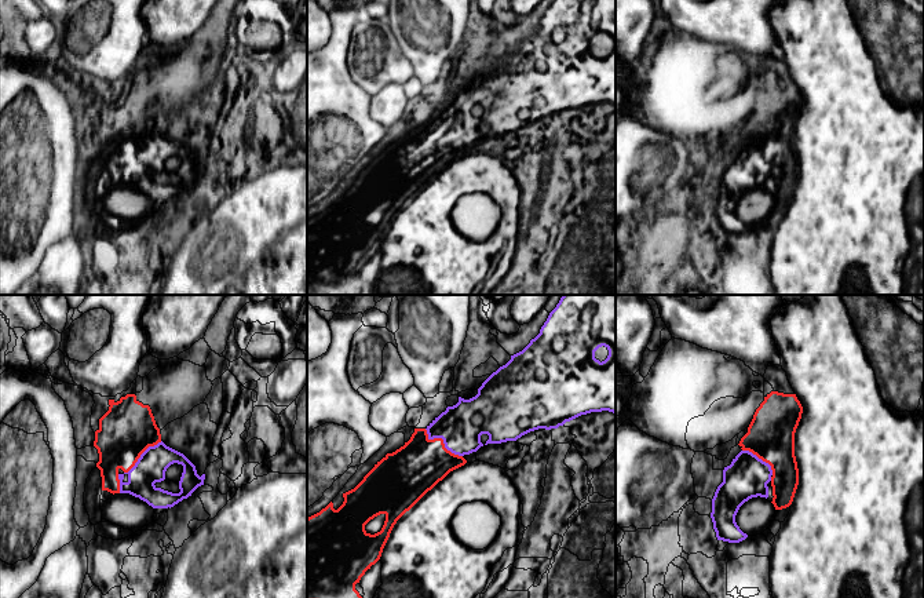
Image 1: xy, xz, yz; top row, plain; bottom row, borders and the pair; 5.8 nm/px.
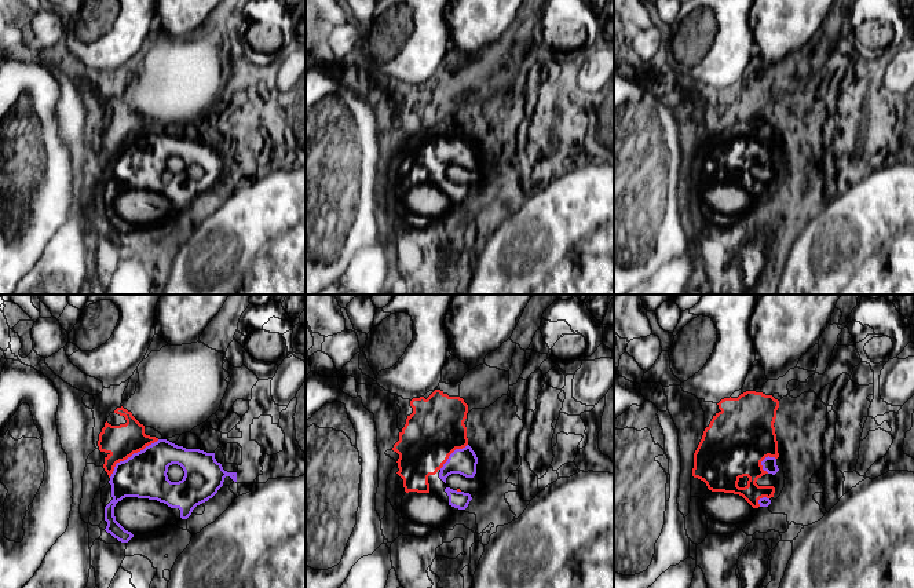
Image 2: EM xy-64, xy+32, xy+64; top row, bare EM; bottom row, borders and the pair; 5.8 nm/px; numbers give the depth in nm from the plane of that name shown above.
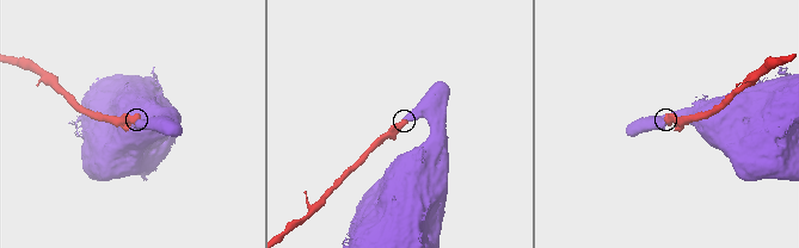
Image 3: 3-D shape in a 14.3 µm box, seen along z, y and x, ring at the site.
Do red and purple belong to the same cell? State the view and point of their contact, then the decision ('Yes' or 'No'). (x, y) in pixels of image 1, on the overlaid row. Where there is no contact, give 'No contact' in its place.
Touches red at xz (442, 441). Yes

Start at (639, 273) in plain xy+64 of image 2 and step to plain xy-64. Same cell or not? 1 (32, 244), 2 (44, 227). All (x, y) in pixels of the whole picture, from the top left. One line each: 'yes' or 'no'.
1: yes
2: yes

